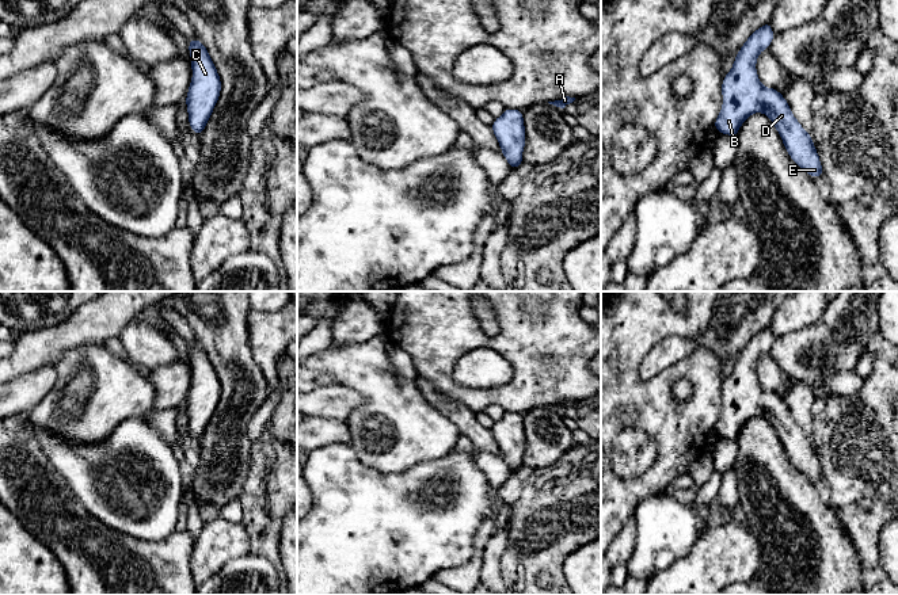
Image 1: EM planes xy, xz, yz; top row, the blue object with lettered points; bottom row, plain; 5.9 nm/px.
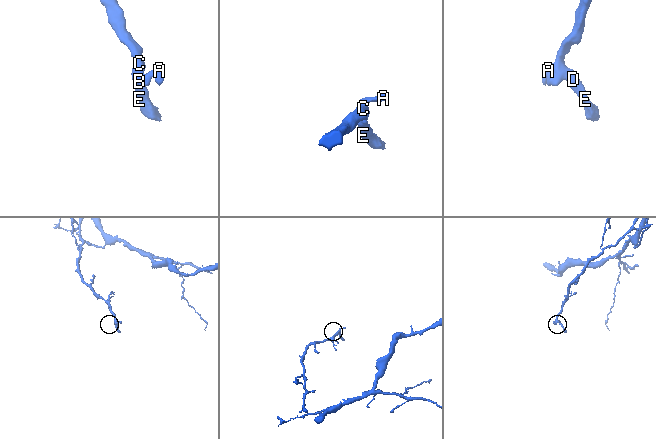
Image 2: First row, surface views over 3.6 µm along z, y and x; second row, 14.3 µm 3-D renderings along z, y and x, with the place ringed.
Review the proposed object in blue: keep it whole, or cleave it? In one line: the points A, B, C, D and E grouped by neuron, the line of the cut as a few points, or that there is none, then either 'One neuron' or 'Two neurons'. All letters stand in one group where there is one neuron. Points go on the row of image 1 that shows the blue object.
Groups: A B C D E. No split. One neuron

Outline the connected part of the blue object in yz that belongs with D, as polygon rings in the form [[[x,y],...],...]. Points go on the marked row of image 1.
[[[768,22],[739,49],[731,70],[723,77],[723,104],[714,126],[722,134],[737,137],[753,112],[764,112],[779,131],[792,161],[815,179],[823,175],[823,168],[810,133],[794,117],[785,98],[776,88],[762,85],[758,79],[757,58],[769,49],[773,37]]]

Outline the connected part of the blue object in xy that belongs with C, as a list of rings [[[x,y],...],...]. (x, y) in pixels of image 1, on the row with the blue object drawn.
[[[194,38],[189,41],[193,77],[186,95],[189,126],[198,136],[203,133],[206,122],[221,94],[221,79],[205,45]]]

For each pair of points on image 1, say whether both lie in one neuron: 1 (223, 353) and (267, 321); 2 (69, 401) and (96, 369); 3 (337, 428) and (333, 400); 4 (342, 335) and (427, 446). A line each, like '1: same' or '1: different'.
1: different
2: same
3: different
4: different

